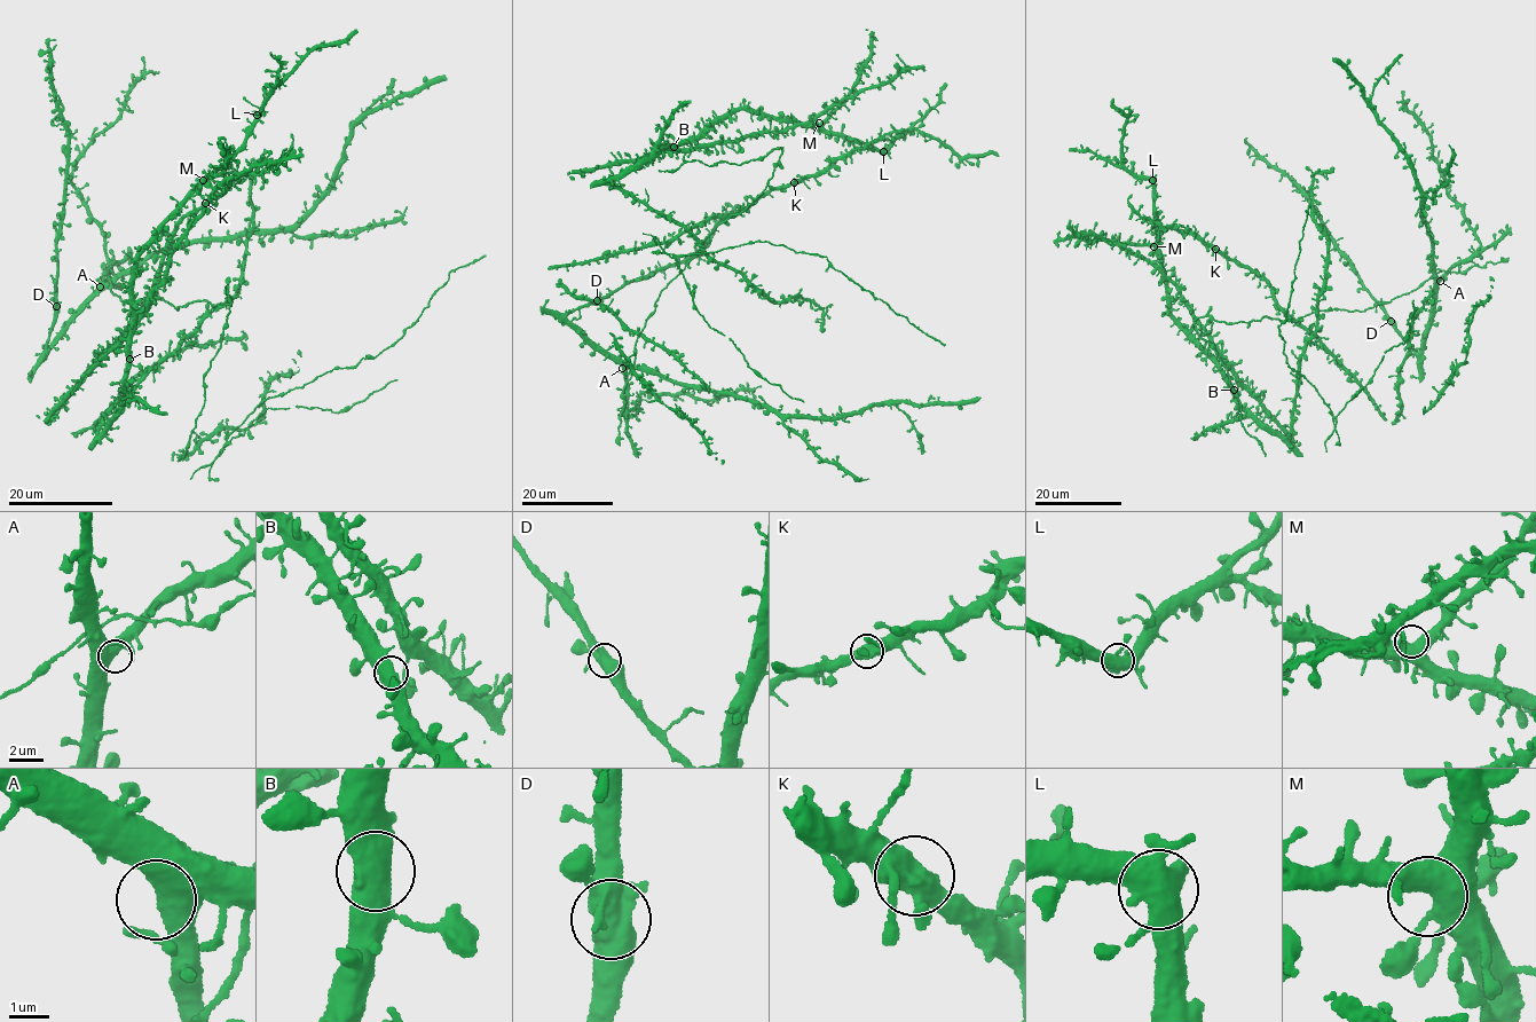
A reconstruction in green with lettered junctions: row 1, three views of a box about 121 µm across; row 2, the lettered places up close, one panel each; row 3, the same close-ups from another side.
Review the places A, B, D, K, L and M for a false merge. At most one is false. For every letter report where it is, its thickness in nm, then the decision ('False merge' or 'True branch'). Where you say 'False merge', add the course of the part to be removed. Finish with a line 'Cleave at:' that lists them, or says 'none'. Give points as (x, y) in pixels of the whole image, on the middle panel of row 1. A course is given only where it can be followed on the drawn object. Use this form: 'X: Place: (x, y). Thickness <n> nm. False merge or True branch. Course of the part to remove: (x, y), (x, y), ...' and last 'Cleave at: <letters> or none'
A: Place: (622, 368). Thickness 460 nm. True branch
B: Place: (674, 147). Thickness 480 nm. True branch
D: Place: (597, 300). Thickness 550 nm. True branch
K: Place: (794, 182). Thickness 500 nm. True branch
L: Place: (883, 151). Thickness 550 nm. True branch
M: Place: (819, 123). Thickness 500 nm. True branch
Cleave at: none

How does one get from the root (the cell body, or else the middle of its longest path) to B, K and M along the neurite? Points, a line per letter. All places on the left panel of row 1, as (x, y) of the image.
B: (164, 252), (187, 213), (226, 194), (244, 173), (221, 166), (141, 253), (131, 290), (130, 359)
K: (164, 252), (179, 222), (187, 213), (202, 210), (205, 203)
M: (164, 252), (187, 213), (226, 194), (233, 181), (244, 174), (225, 165), (203, 180)

